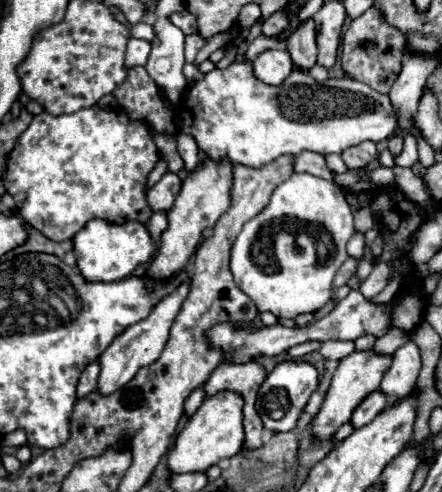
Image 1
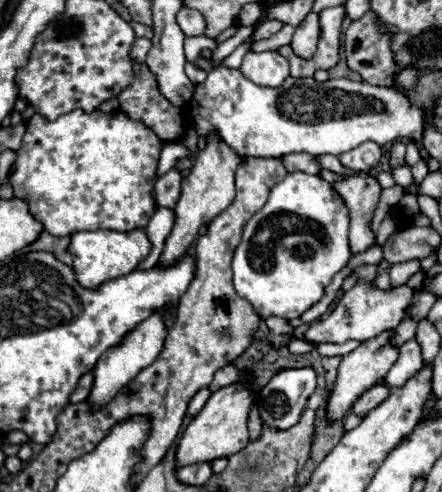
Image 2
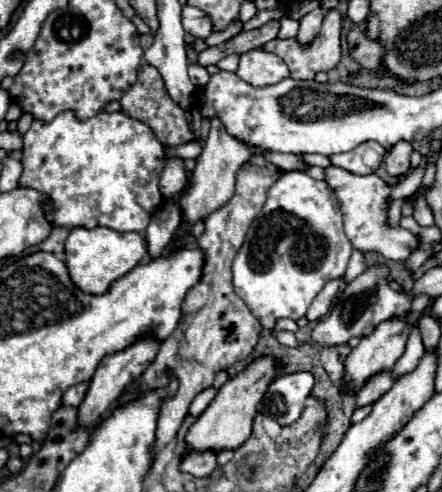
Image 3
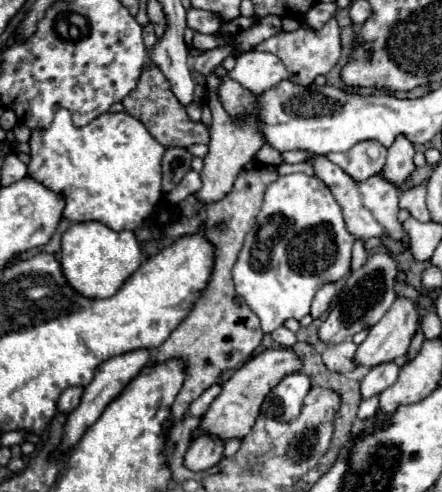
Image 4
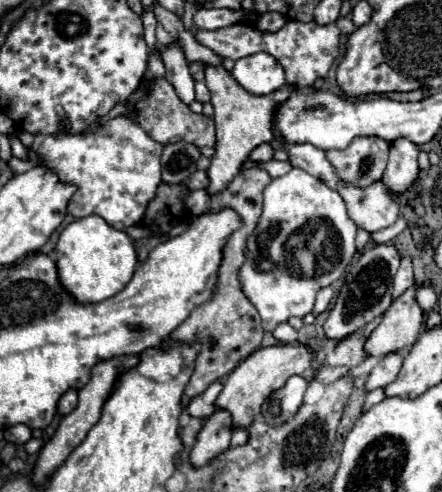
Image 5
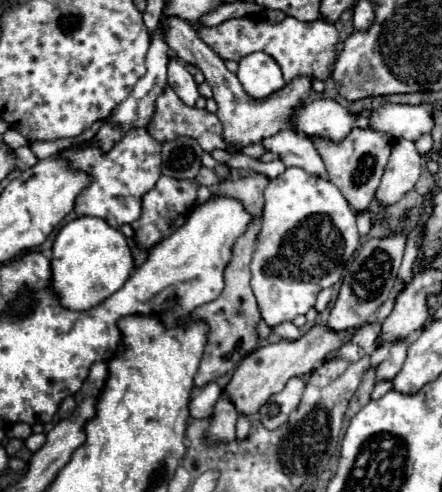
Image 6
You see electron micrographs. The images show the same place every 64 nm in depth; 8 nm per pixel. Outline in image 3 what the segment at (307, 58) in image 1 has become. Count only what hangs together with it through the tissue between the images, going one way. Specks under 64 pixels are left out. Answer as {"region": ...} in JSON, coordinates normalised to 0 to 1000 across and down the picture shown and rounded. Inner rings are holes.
{"region":[[[715,16],[706,24],[697,24],[683,41],[679,41],[679,61],[670,69],[670,81],[683,89],[683,93],[697,93],[706,89],[706,81],[719,73],[724,65],[724,49],[733,41],[733,16]]]}

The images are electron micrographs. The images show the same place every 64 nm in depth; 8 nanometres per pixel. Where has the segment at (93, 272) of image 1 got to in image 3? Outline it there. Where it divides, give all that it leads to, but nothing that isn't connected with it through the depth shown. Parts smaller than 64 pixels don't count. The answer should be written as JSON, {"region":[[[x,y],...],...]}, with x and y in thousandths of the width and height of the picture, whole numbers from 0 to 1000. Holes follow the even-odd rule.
{"region":[[[163,463],[158,480],[149,488],[149,541],[158,549],[163,573],[199,598],[235,598],[249,577],[290,557],[317,528],[335,516],[330,484],[312,472],[262,472],[249,463]]]}

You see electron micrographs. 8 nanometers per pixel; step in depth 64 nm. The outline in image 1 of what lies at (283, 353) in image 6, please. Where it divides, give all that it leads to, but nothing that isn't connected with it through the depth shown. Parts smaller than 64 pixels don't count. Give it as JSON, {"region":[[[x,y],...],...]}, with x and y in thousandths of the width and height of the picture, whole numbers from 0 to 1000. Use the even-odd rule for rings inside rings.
{"region":[[[493,797],[457,817],[457,825],[430,846],[412,878],[398,886],[394,911],[380,919],[380,955],[385,963],[425,963],[425,959],[466,959],[475,947],[493,943],[502,931],[525,931],[543,919],[552,902],[548,870],[548,825],[552,813],[529,797]]]}

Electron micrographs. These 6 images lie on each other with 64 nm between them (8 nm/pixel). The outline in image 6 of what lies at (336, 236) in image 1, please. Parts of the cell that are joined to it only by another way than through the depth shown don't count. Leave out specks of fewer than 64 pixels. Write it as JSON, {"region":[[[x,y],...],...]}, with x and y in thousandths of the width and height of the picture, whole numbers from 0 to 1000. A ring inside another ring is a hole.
{"region":[[[647,341],[643,354],[611,366],[597,386],[597,443],[593,467],[579,484],[570,533],[566,533],[566,585],[584,610],[593,650],[620,667],[647,650],[665,650],[674,638],[692,638],[710,626],[715,598],[774,565],[774,553],[810,504],[805,439],[774,398],[774,390],[742,366],[706,358],[683,341]]]}

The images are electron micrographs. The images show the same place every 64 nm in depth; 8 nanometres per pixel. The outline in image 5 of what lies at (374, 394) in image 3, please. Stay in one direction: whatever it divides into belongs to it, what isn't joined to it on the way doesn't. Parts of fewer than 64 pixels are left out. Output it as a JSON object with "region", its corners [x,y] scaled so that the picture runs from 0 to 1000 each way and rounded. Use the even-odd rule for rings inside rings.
{"region":[[[887,720],[887,724],[869,724],[851,748],[837,756],[833,772],[828,772],[828,797],[851,793],[851,789],[873,789],[878,780],[887,780],[905,756],[910,744],[910,724],[905,720]]]}

